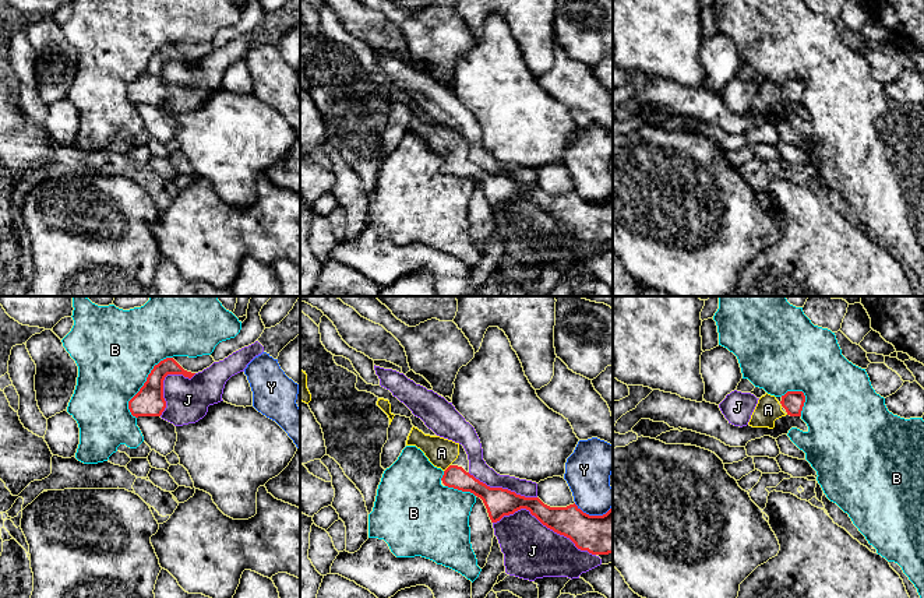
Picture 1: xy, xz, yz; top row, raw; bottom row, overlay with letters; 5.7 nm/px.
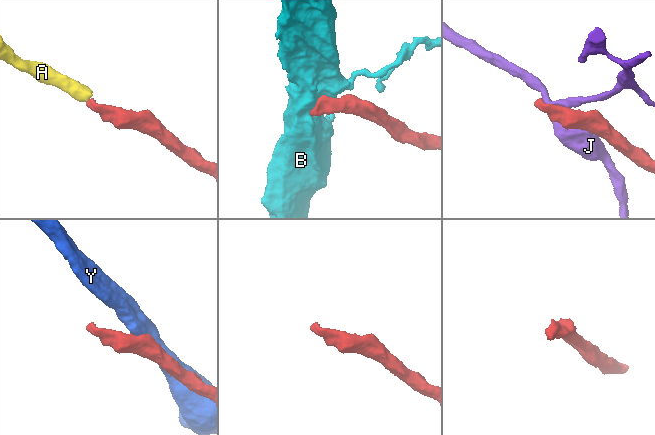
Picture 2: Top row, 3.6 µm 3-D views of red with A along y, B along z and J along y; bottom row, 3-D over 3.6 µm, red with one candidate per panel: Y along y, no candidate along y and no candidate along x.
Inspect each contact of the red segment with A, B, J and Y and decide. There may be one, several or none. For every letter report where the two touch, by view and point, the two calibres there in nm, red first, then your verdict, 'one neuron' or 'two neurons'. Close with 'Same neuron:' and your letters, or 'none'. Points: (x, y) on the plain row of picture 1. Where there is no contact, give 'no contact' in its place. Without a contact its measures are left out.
A: meets red in xz at (447, 155); 130 nm thick on the red side, 170 nm on the other; one neuron
B: meets red in xy at (144, 70); 170 nm thick on the red side, 460 nm on the other; two neurons
J: meets red in xz at (545, 211); 190 nm thick on the red side, 320 nm on the other; two neurons
Y: meets red in xz at (593, 203); 240 nm thick on the red side, 260 nm on the other; two neurons
Same neuron: A

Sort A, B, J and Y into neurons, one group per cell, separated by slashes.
A / B / J / Y

